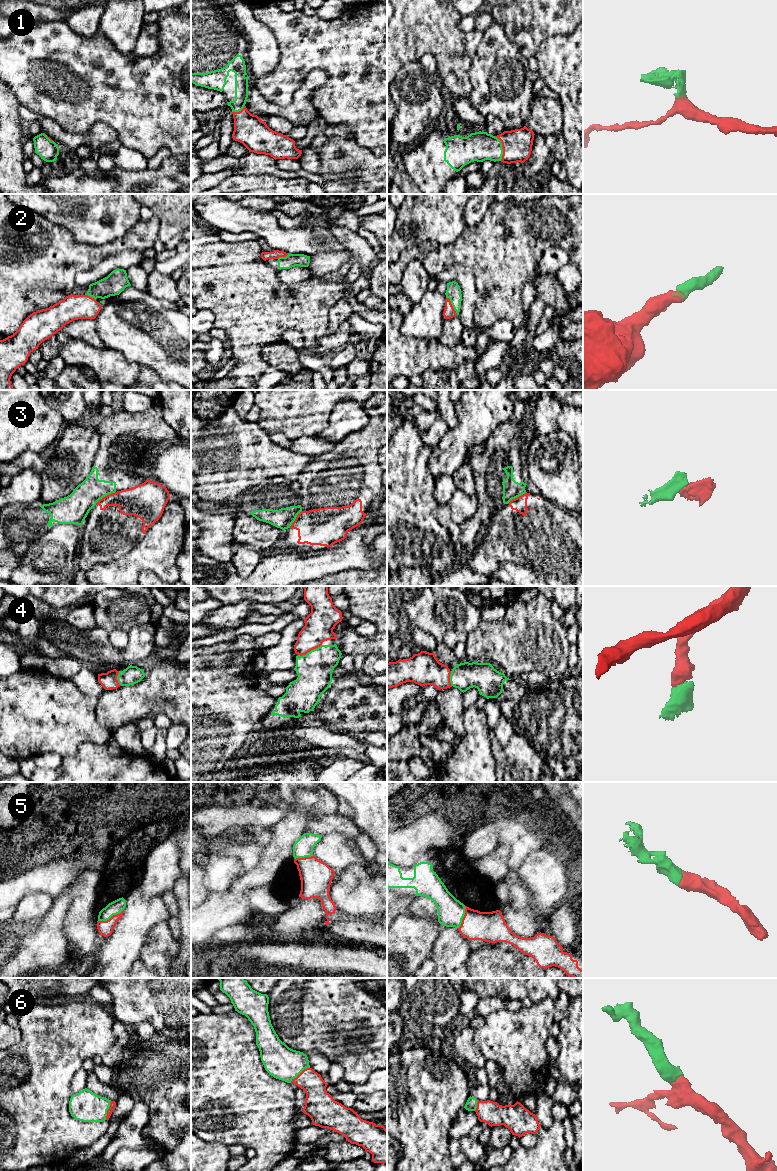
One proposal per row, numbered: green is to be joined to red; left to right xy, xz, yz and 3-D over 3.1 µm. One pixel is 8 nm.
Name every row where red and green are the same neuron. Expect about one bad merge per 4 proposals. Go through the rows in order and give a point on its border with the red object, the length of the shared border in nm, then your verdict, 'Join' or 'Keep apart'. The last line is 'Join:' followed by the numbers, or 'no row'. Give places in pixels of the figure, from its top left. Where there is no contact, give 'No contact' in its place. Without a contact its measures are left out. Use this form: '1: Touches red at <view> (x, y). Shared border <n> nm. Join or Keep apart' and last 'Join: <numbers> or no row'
1: Touches red at yz (502, 148). Shared border 200 nm. Join
2: Touches red at yz (452, 306). Shared border 180 nm. Join
3: Touches red at xy (105, 496). Shared border 190 nm. Keep apart
4: Touches red at xz (309, 651). Shared border 220 nm. Join
5: Touches red at xy (111, 917). Shared border 220 nm. Join
6: Touches red at xz (300, 1073). Shared border 200 nm. Join
Join: 1, 2, 4, 5, 6

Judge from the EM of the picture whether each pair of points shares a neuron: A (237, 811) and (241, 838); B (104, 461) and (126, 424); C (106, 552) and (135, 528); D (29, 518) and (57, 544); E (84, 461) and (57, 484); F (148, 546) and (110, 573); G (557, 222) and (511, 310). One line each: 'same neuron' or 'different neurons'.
A: different neurons
B: same neuron
C: same neuron
D: different neurons
E: same neuron
F: same neuron
G: same neuron

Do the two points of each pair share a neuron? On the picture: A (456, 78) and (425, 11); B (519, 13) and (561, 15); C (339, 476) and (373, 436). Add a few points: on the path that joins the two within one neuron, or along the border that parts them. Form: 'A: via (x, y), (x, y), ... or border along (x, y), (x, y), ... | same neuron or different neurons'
A: via (453, 61), (453, 48), (433, 28) | same neuron
B: via (529, 13), (551, 13) | same neuron
C: via (343, 466), (363, 445) | same neuron

